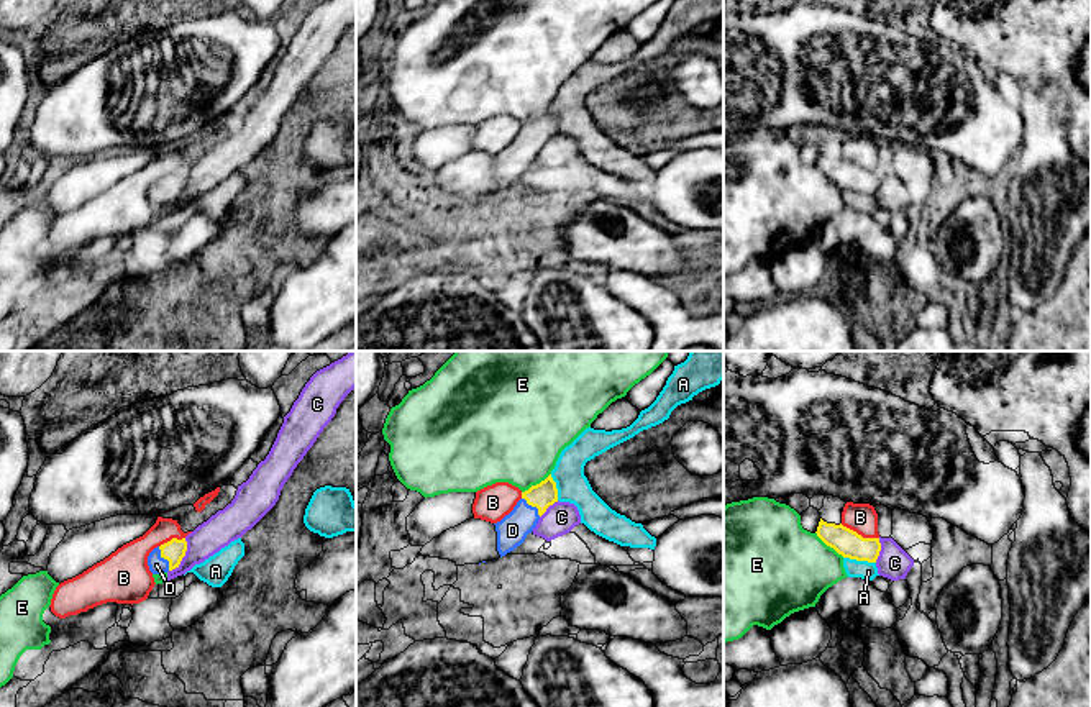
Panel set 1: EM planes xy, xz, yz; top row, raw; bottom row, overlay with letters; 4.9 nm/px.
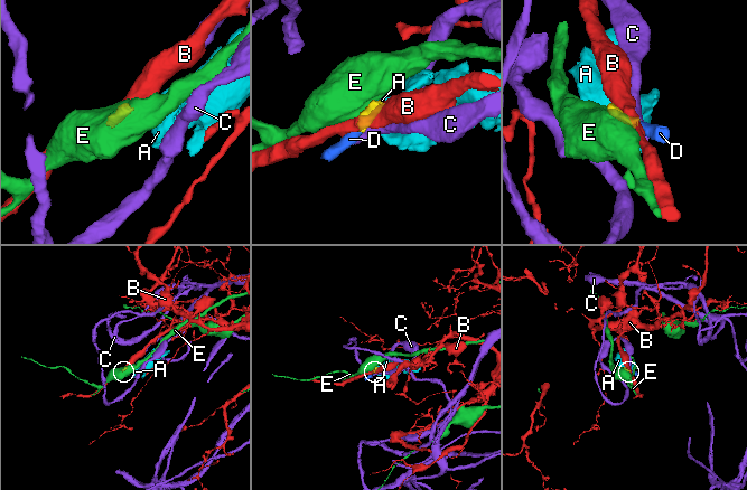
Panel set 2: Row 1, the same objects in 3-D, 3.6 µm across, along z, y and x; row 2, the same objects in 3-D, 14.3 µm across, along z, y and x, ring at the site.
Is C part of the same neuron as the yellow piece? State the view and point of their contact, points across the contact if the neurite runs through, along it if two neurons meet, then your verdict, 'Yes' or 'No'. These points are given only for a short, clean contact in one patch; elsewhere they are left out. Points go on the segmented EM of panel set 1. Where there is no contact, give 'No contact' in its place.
Touches yellow at xy (184, 555). Boundary: xy (186, 538), (186, 555), (169, 571). No

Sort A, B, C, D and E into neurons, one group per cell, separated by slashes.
A / B / C / D / E

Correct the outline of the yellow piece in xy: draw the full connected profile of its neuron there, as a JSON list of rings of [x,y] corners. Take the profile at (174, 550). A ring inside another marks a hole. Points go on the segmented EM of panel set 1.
[[[185,538],[171,541],[154,548],[148,556],[148,566],[153,574],[167,572],[179,568],[187,551]]]

